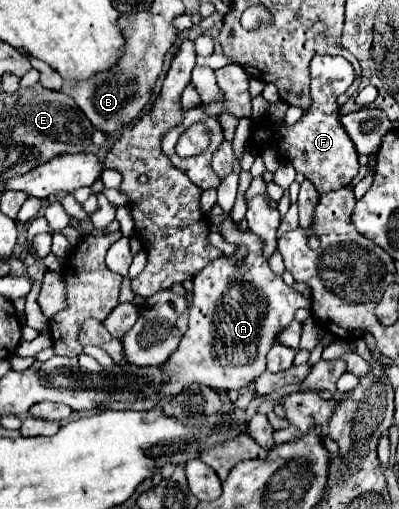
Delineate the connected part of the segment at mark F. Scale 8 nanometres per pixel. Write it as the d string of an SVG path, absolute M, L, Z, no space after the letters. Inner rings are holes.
M317 55L311 63L311 105L309 113L305 113L295 125L273 125L273 127L261 127L255 125L253 133L247 141L247 145L257 147L263 141L275 143L281 147L281 151L275 151L279 159L289 161L297 173L303 173L305 179L309 179L319 193L337 191L341 187L347 187L349 181L359 173L359 153L353 147L353 141L345 133L339 121L339 105L337 97L345 93L353 83L353 67L345 57L329 57L329 55Z

